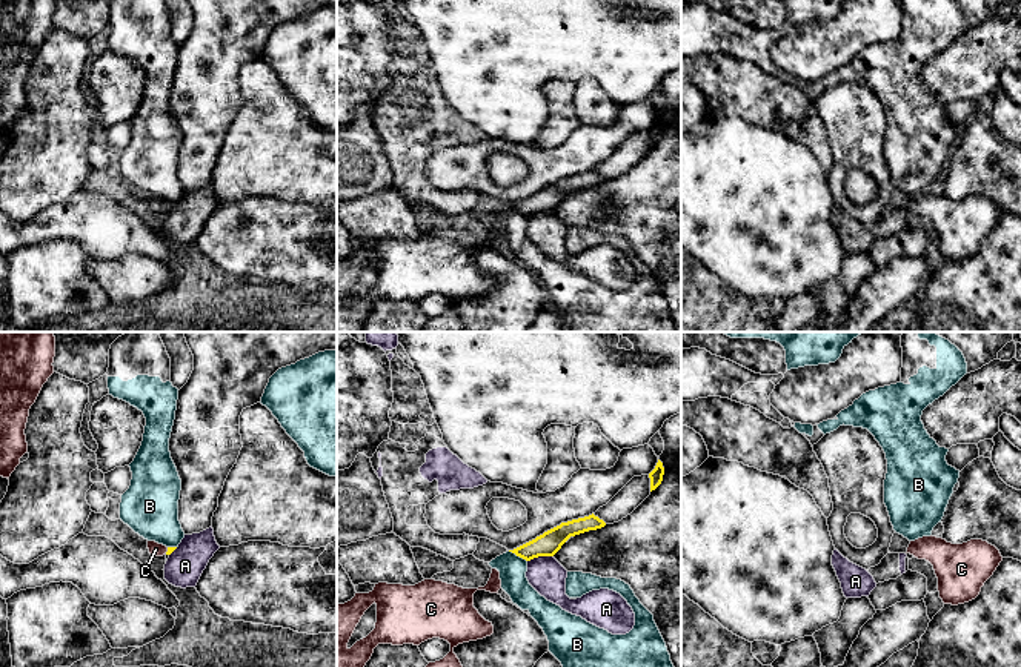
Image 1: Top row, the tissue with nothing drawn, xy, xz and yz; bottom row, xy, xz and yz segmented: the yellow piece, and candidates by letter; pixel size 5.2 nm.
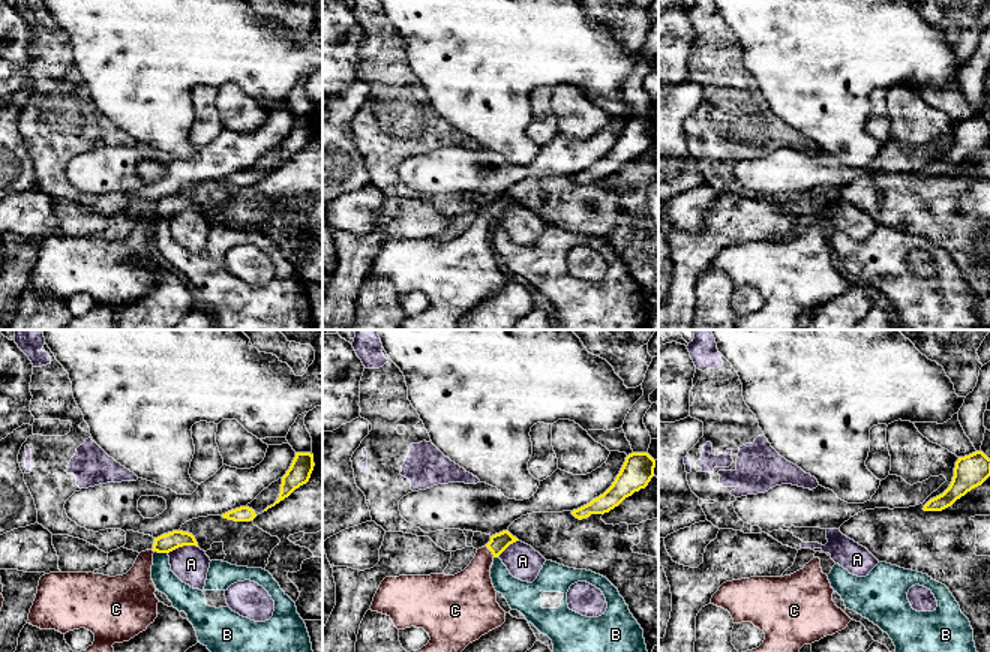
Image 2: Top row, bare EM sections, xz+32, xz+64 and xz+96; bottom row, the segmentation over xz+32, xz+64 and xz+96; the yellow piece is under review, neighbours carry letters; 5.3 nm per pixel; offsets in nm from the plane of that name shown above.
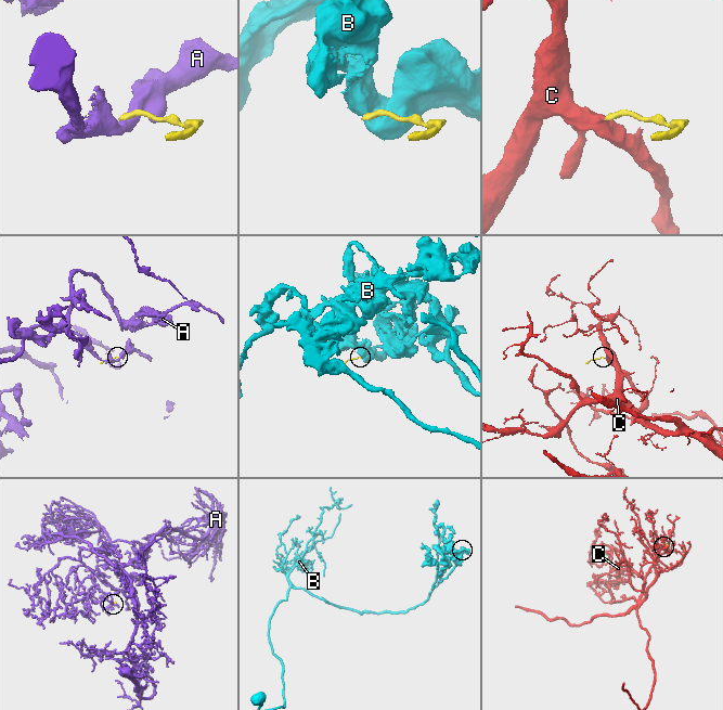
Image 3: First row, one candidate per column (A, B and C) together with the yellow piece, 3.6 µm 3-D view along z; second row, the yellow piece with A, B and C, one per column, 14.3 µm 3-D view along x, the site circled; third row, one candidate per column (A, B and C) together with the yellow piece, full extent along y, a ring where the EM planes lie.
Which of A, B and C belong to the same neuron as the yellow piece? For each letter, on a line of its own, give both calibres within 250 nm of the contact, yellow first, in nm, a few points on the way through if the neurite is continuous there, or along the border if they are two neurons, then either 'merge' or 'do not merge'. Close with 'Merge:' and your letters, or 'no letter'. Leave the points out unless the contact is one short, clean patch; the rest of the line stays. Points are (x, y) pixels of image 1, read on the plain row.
A: calibres 120 and 190 nm; border xz (552, 211), (538, 211), (528, 217); do not merge
B: calibres 120 and 150 nm; border xz (509, 206), (526, 217); do not merge
C: calibres 30 and 70 nm; way xy (169, 205), (168, 206), (156, 205); merge
Merge: C

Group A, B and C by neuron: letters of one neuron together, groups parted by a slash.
A / B / C

